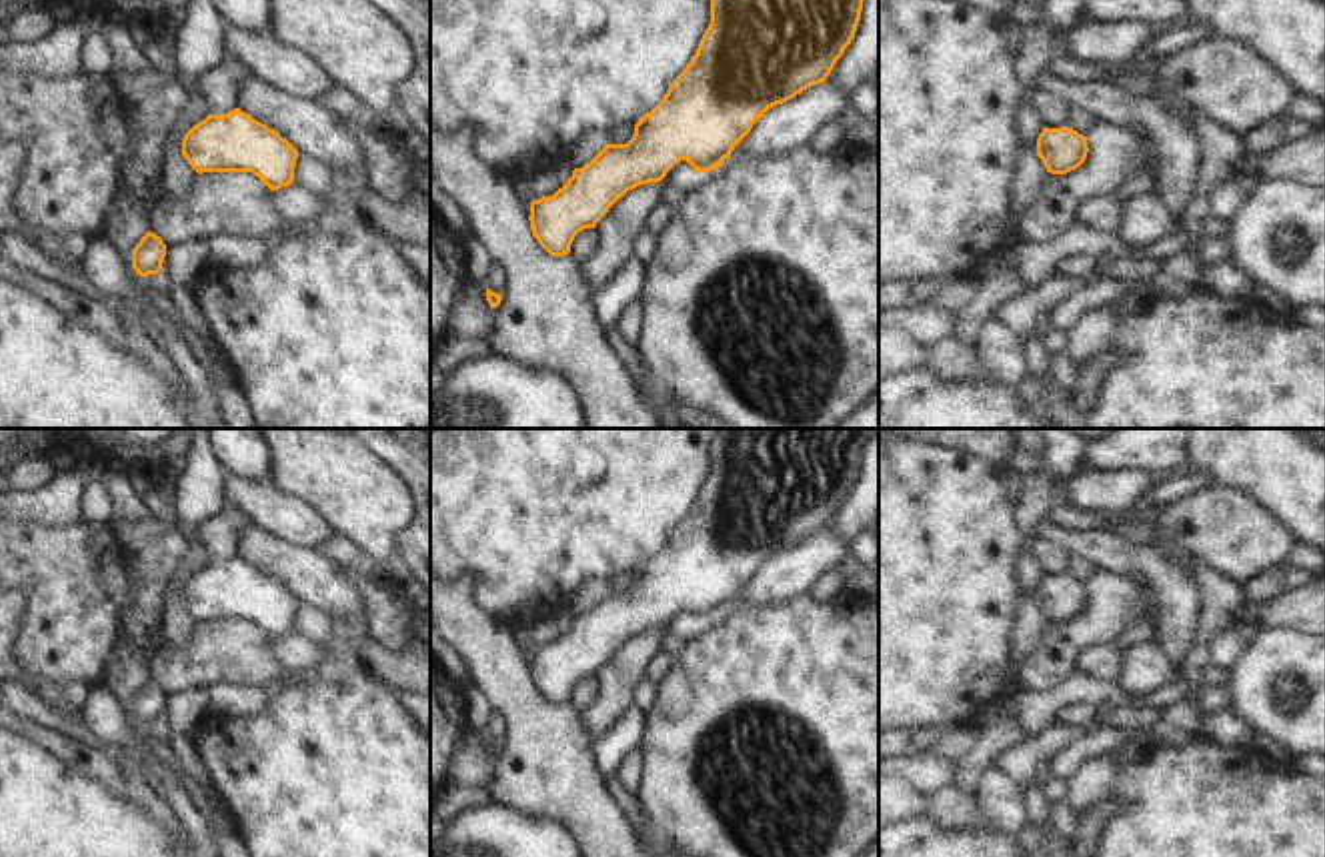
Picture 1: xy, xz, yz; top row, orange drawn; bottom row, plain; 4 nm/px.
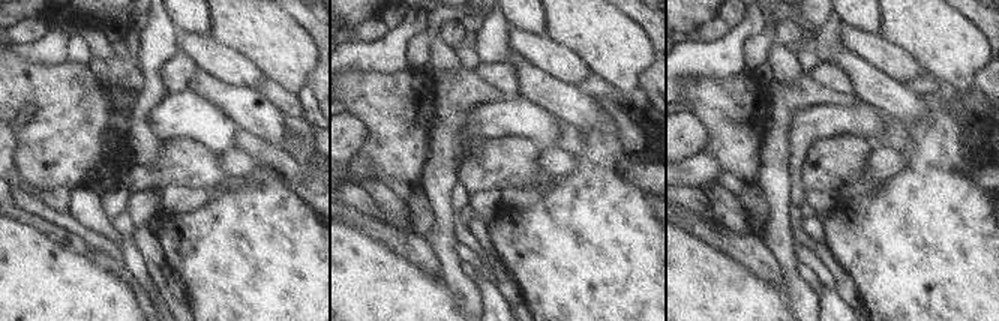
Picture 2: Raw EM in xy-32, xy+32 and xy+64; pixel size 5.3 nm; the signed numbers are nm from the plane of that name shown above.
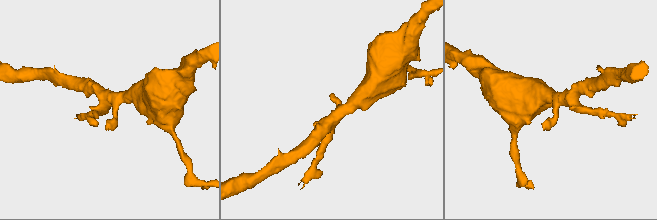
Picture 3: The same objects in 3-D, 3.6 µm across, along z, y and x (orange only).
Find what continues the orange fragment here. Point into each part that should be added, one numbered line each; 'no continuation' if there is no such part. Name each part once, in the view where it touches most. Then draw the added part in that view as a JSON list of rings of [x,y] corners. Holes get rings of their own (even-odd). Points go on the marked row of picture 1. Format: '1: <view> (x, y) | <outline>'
no continuation

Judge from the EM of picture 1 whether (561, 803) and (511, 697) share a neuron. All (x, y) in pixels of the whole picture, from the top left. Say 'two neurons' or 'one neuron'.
one neuron

